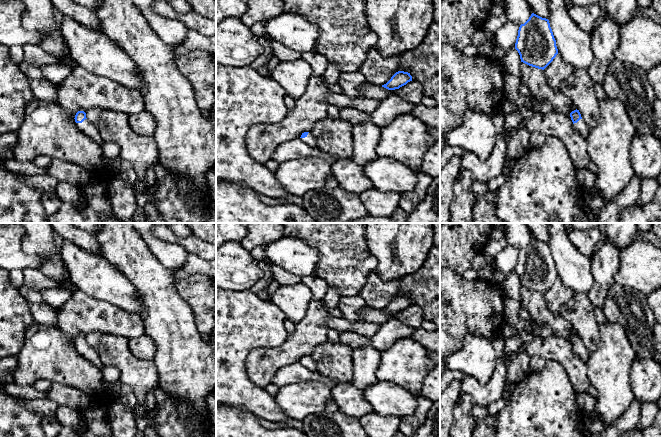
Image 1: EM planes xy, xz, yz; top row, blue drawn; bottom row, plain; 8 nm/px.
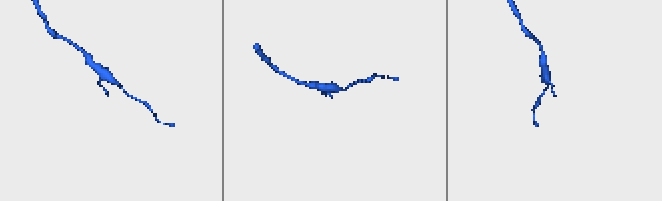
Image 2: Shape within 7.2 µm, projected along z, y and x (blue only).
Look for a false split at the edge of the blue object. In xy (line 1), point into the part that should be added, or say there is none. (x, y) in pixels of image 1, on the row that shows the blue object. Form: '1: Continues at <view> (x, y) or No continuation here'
1: Continues at xy (86, 127)

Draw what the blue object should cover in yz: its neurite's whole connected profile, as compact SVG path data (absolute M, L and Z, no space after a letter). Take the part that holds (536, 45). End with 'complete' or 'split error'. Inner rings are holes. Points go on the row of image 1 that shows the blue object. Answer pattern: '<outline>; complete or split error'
M532 13L519 27L515 49L521 62L544 70L558 54L549 20Z; complete

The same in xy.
M78 111L74 119L79 130L95 140L101 146L103 145L104 140L98 134L97 129L87 120L84 111Z; split error

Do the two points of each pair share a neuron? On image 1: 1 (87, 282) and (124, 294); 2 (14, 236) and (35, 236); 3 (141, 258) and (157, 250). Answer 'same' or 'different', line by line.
1: same
2: different
3: different

